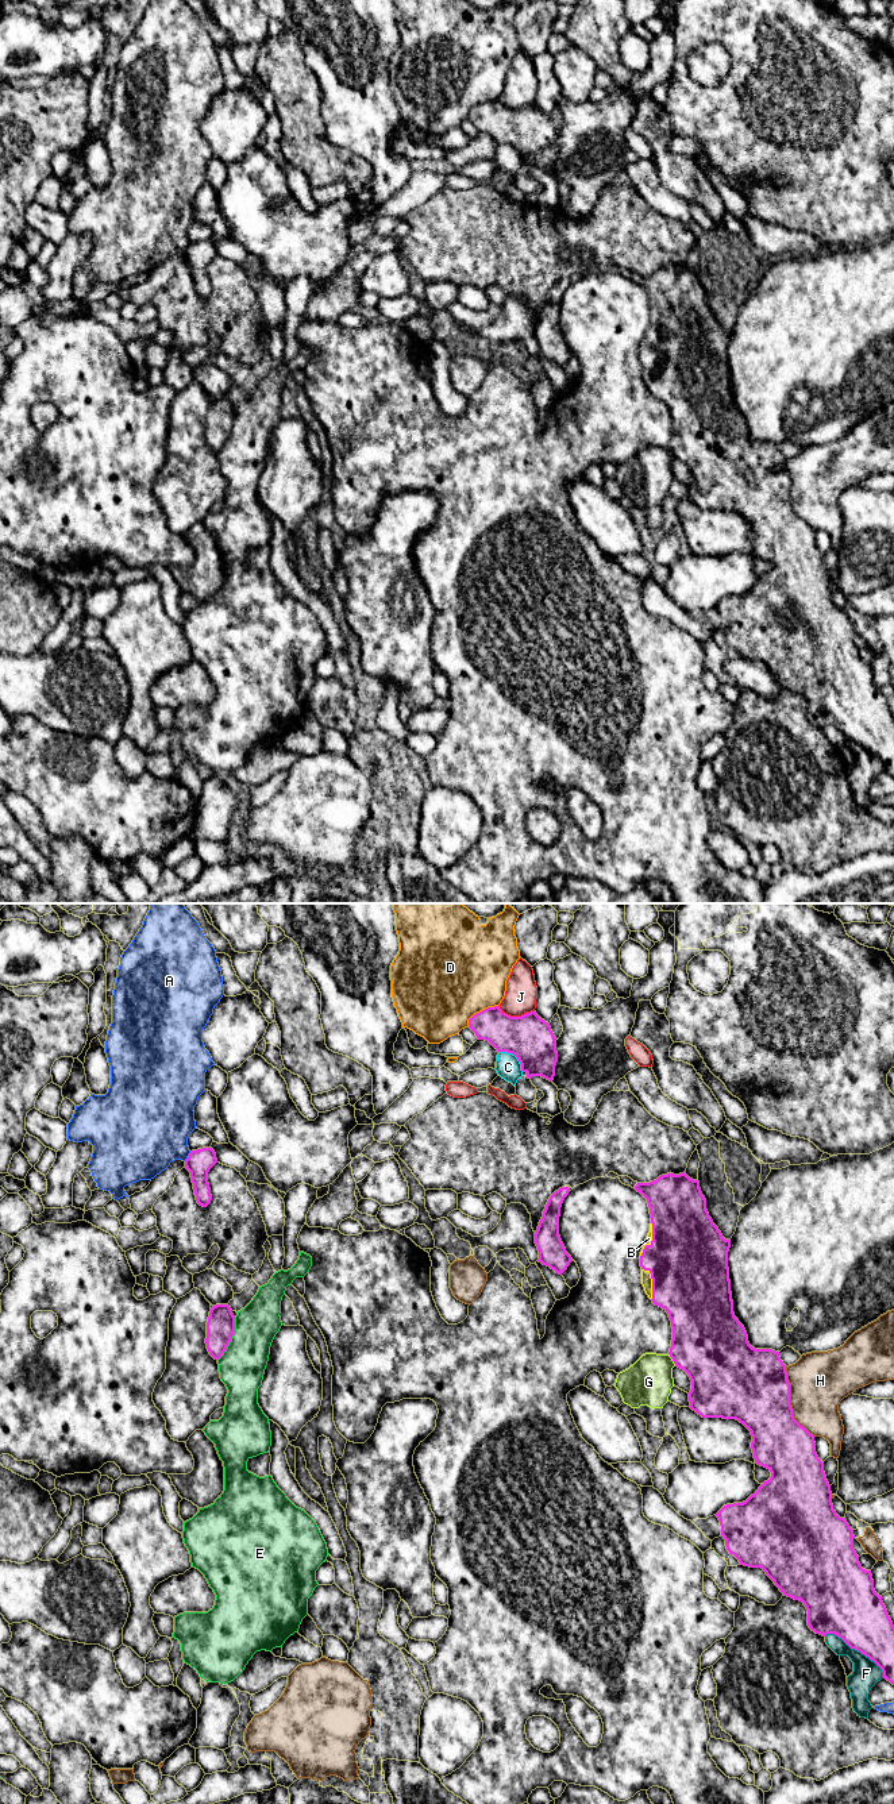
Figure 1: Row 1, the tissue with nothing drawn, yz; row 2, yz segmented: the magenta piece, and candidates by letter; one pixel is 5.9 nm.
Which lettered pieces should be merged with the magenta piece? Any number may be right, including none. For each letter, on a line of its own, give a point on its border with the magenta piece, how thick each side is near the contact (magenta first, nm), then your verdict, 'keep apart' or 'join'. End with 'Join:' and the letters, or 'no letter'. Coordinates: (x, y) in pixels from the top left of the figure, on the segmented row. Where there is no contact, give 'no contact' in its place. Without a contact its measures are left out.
A: yz (188, 1156) | 150/400 nm | keep apart
B: yz (652, 1240) | 480/40 nm | join
C: yz (515, 1055) | 280/150 nm | keep apart
D: yz (482, 1010) | 220/500 nm | keep apart
E: yz (231, 1337) | 170/280 nm | keep apart
F: yz (856, 1649) | 360/160 nm | keep apart
G: yz (671, 1357) | 440/280 nm | keep apart
H: yz (789, 1403) | 440/360 nm | keep apart
J: yz (516, 1017) | 280/190 nm | keep apart
Join: B

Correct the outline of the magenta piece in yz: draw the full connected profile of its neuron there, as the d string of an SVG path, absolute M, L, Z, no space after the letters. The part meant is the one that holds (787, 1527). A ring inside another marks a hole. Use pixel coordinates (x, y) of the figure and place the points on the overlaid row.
M686 1172L637 1183L635 1190L647 1199L651 1214L650 1233L640 1252L641 1284L652 1303L662 1307L671 1321L668 1354L691 1380L689 1407L702 1418L736 1419L743 1423L752 1435L755 1464L771 1472L771 1477L745 1502L727 1504L716 1514L727 1550L740 1565L762 1568L785 1596L802 1601L812 1631L822 1637L837 1635L851 1649L874 1661L882 1669L883 1678L894 1685L893 1622L882 1596L874 1589L871 1570L863 1569L859 1562L853 1549L853 1530L833 1510L831 1485L824 1462L816 1453L814 1435L793 1416L786 1365L779 1352L752 1348L744 1326L735 1317L728 1268L731 1240L722 1237L709 1217L700 1182L690 1179Z

